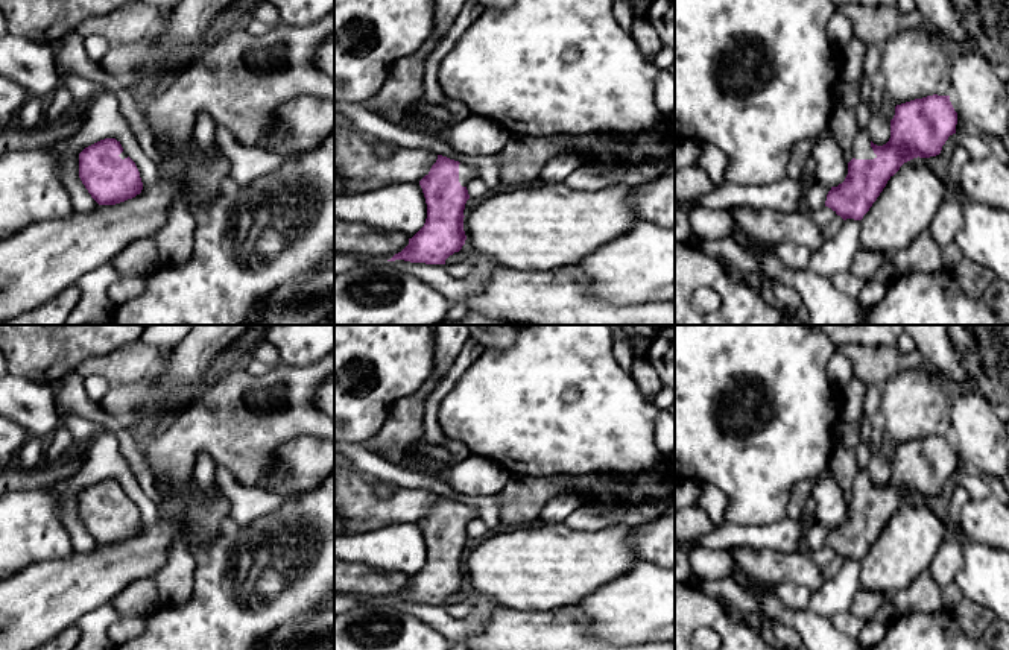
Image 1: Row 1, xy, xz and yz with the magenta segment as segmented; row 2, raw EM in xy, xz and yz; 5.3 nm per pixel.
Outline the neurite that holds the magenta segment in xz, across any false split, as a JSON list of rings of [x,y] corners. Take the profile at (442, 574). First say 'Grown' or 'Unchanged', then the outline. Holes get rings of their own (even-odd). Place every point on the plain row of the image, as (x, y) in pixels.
Grown. [[[438,495],[430,512],[419,521],[427,559],[409,579],[409,585],[387,601],[445,604],[445,600],[465,585],[463,550],[470,539],[467,525],[480,518],[480,509]]]

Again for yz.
Grown. [[[933,434],[897,445],[895,456],[890,460],[890,478],[886,484],[874,484],[866,469],[857,472],[852,481],[852,500],[848,503],[848,515],[842,524],[831,527],[825,547],[843,560],[862,560],[900,507],[918,497],[939,495],[948,477],[956,474],[956,465],[957,453],[950,442],[950,436]]]

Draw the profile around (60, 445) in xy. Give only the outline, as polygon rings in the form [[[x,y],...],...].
[[[59,422],[53,436],[46,443],[43,460],[47,463],[56,463],[70,453],[73,453],[73,437],[68,428]]]

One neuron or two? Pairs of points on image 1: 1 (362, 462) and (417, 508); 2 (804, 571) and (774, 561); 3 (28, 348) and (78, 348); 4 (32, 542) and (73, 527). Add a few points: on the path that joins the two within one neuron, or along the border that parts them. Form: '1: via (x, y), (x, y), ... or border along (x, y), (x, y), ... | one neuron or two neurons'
1: border along (354, 466), (379, 480) | two neurons
2: via (797, 567), (781, 567) | one neuron
3: via (40, 348), (66, 348) | one neuron
4: border along (53, 495), (58, 500), (58, 517), (75, 550) | two neurons

